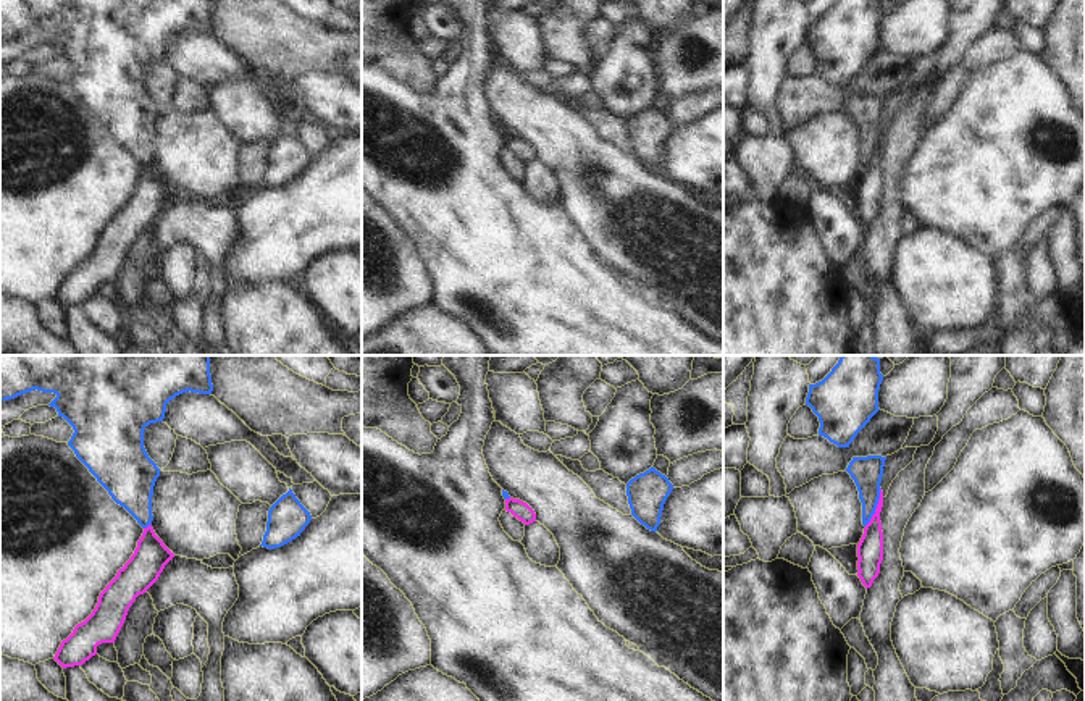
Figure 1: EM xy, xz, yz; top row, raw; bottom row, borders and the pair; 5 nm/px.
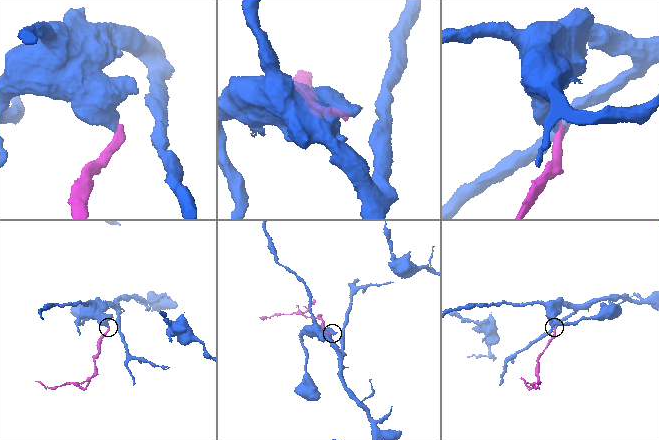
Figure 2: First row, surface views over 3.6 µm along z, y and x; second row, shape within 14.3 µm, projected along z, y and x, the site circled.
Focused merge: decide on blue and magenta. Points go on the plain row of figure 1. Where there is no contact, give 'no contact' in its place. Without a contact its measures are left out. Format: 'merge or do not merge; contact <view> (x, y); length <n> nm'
do not merge; contact yz (875, 146); length 200 nm

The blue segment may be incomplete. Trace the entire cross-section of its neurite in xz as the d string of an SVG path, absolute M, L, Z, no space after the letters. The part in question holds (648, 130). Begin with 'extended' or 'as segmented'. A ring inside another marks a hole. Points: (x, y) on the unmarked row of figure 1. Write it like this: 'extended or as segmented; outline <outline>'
as segmented; outline M654 105L636 113L626 121L626 134L631 153L651 170L657 170L664 142L673 123Z

